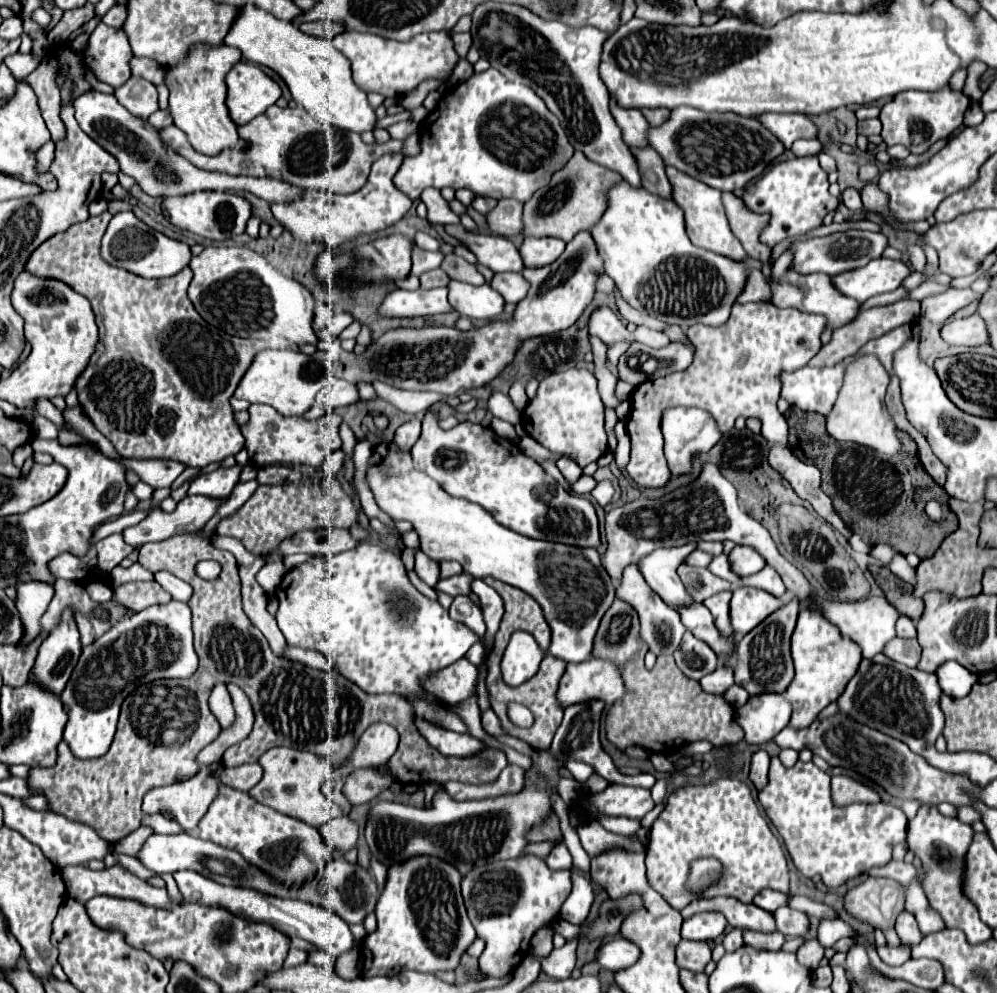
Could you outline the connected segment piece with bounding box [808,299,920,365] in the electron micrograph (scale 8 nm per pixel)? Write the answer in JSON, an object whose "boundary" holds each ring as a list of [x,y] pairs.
{"boundary":[[[908,299],[896,301],[896,303],[886,305],[886,307],[874,307],[874,309],[868,309],[868,311],[860,311],[854,321],[850,321],[848,325],[844,325],[844,327],[840,327],[832,333],[832,341],[828,345],[822,345],[822,349],[810,359],[808,365],[836,365],[844,357],[854,355],[866,341],[876,339],[876,337],[880,337],[880,335],[884,335],[884,333],[888,333],[888,331],[892,331],[892,329],[896,329],[904,323],[910,323],[918,315],[920,315],[920,303],[918,301],[908,301]]]}

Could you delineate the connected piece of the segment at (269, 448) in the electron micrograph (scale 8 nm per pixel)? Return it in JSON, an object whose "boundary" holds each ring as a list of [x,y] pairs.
{"boundary":[[[250,405],[248,411],[250,411],[250,423],[244,427],[244,437],[250,461],[258,467],[270,463],[304,463],[320,467],[324,459],[342,445],[339,435],[342,417],[338,417],[332,411],[314,421],[306,421],[302,417],[284,417],[276,413],[276,409],[272,409],[270,405]]]}

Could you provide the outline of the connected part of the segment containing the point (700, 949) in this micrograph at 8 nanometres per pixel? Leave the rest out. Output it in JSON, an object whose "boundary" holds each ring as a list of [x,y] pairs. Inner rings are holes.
{"boundary":[[[680,941],[676,949],[676,963],[680,969],[688,969],[692,973],[704,973],[706,965],[712,959],[712,951],[708,943],[700,941]]]}

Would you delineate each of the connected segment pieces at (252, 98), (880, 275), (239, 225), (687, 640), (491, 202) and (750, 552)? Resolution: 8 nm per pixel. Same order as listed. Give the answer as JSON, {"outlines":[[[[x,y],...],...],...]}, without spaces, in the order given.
{"outlines":[[[[238,61],[234,65],[234,69],[226,77],[226,85],[226,105],[236,125],[252,121],[256,115],[274,105],[280,97],[278,83],[270,79],[260,67],[244,61]]],[[[874,259],[868,265],[852,271],[844,271],[832,277],[832,285],[842,291],[842,295],[864,303],[872,295],[888,293],[900,287],[902,279],[910,275],[910,269],[904,261],[894,259]]],[[[200,191],[190,193],[186,197],[168,197],[164,199],[164,211],[162,211],[170,223],[174,223],[180,229],[186,229],[190,233],[202,235],[212,241],[224,241],[232,235],[244,233],[246,221],[252,217],[252,205],[248,199],[228,193],[228,191]]],[[[686,631],[680,649],[674,653],[676,665],[680,671],[690,679],[700,679],[708,673],[712,673],[718,667],[716,653],[700,639],[696,639],[692,633]]],[[[476,197],[474,201],[472,201],[472,207],[478,211],[478,213],[482,213],[482,215],[488,215],[494,207],[496,207],[496,199],[486,199],[486,197]]],[[[734,547],[728,557],[730,557],[730,563],[732,563],[732,569],[740,577],[752,575],[766,565],[766,561],[762,561],[760,553],[756,553],[756,549],[752,549],[752,547]]]]}

